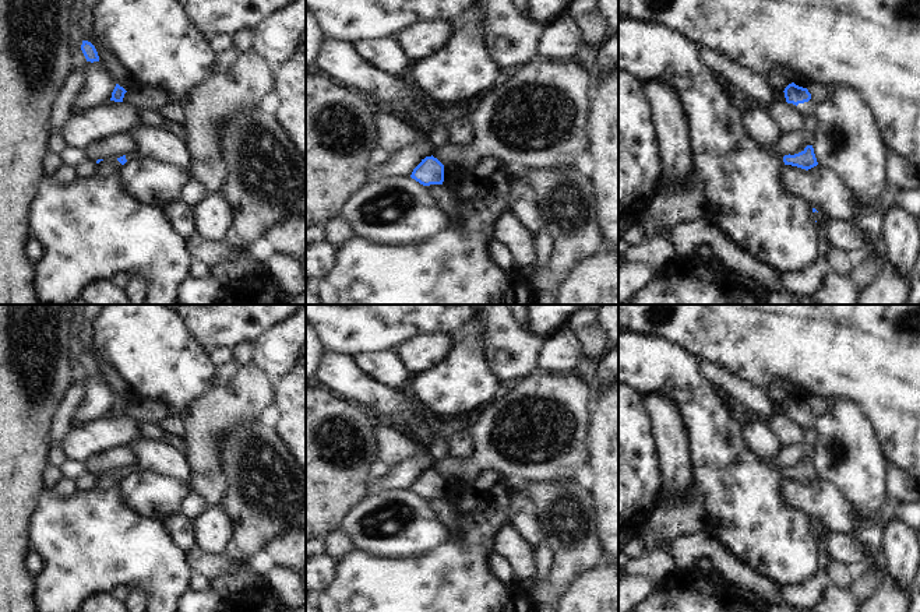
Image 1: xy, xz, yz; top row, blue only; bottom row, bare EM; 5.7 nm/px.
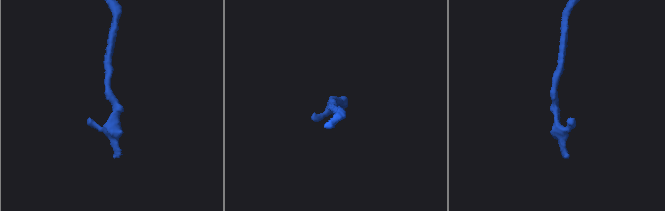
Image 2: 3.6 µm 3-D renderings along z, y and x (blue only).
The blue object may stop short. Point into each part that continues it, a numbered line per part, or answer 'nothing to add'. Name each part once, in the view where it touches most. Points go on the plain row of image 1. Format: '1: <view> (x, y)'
1: yz (804, 597)

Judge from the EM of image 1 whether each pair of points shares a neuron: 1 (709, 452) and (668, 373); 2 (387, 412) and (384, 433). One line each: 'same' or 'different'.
1: same
2: different

